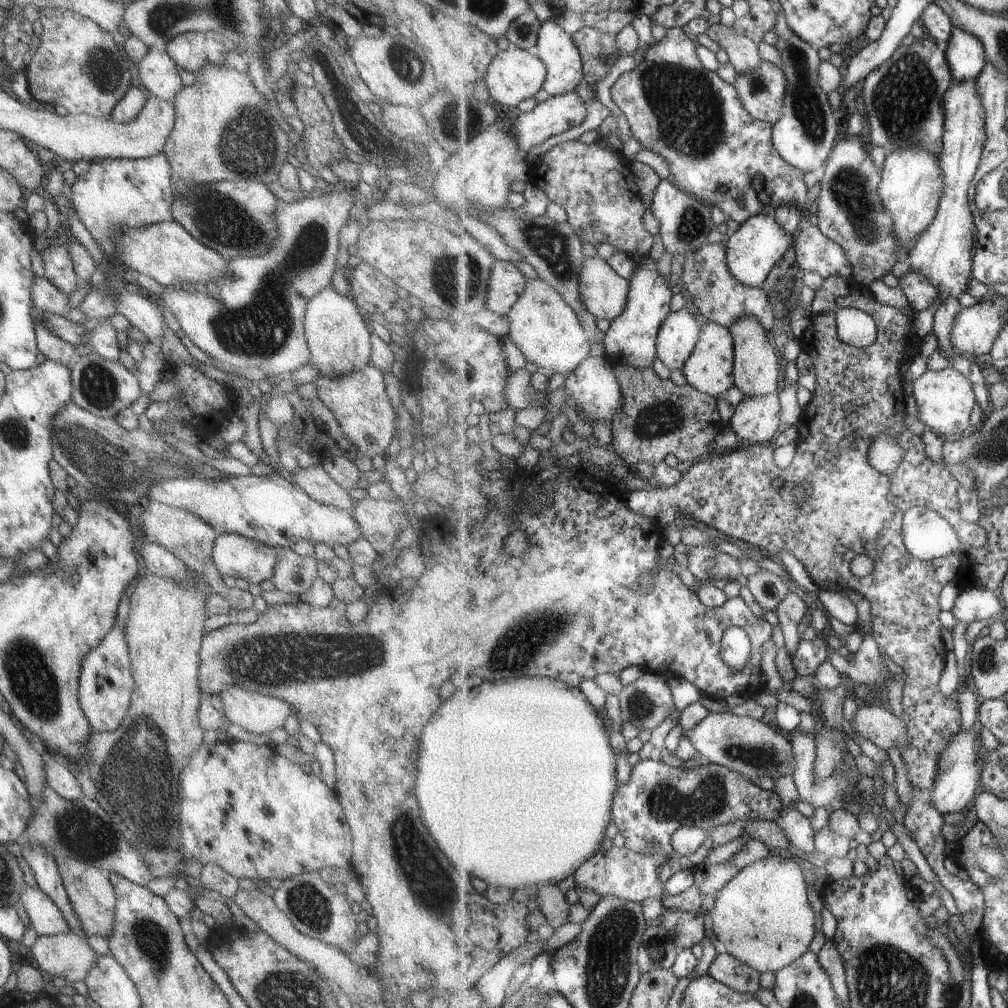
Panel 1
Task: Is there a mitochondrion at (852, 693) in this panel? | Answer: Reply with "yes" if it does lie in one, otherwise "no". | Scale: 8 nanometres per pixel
no

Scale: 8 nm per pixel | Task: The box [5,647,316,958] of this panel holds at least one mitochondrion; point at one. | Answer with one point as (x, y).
(136, 779)

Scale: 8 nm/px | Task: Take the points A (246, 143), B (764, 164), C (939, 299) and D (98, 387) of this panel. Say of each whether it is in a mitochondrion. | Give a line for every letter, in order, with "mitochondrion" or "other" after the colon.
A: mitochondrion
B: other
C: other
D: mitochondrion

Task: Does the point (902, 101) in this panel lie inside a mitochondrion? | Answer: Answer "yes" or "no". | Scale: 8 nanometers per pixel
yes

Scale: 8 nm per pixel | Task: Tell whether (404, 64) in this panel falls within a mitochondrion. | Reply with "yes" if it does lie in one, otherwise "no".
yes

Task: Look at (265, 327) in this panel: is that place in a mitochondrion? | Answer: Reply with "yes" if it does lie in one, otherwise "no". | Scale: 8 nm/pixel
yes

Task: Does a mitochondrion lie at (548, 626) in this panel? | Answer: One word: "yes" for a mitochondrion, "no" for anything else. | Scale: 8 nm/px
yes

